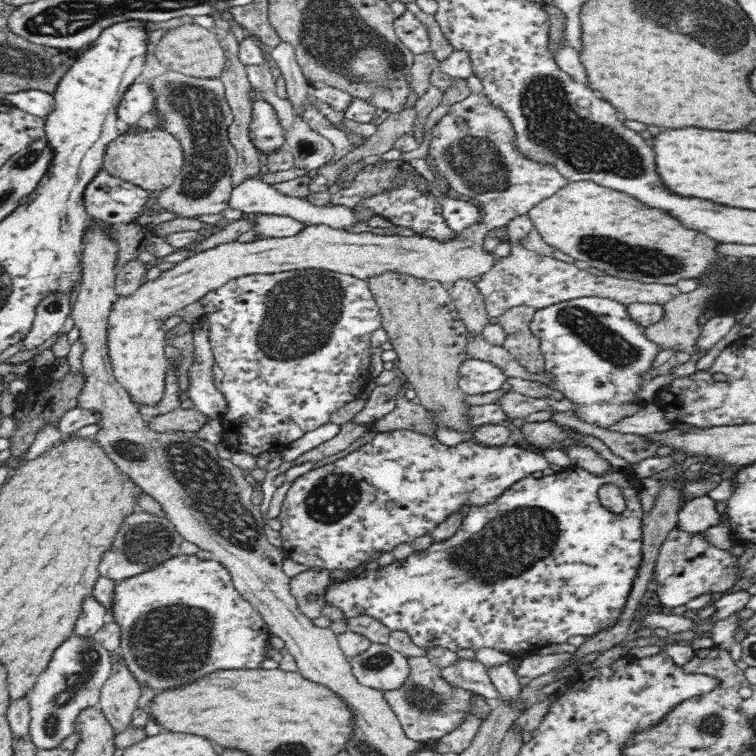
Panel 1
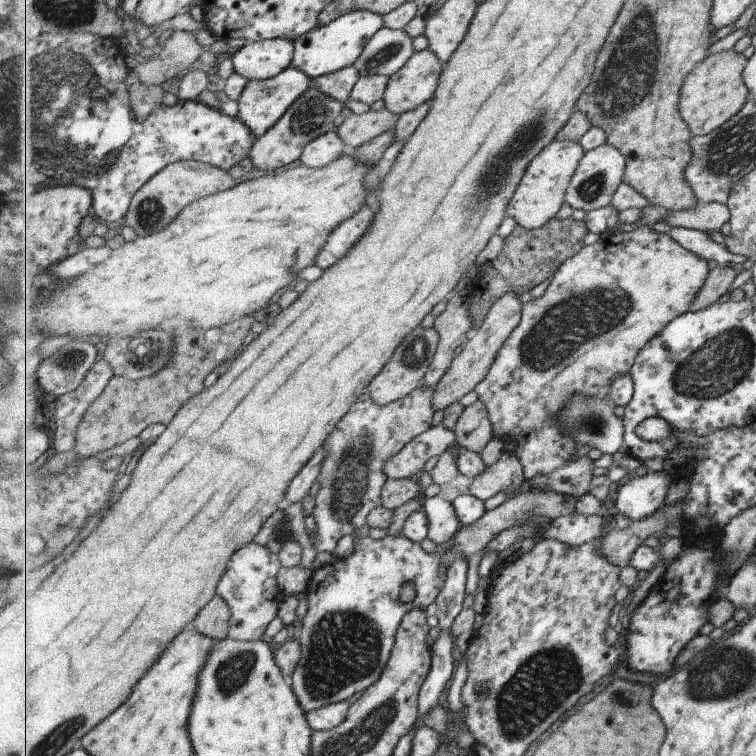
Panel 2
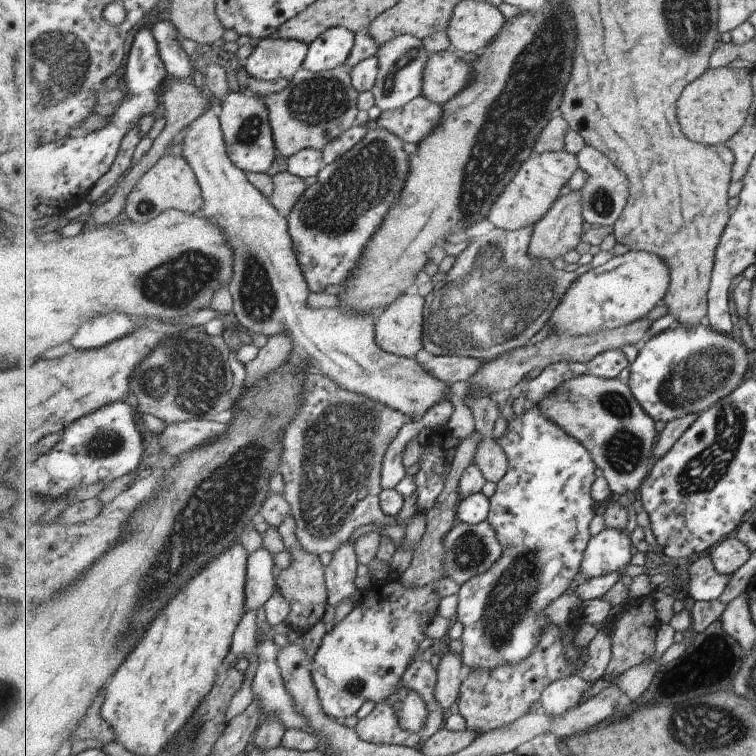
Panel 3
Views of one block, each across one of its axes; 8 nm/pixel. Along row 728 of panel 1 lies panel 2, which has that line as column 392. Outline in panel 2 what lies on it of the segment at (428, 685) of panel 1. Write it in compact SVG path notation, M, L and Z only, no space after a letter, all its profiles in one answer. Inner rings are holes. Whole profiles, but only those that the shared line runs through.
M419 388L409 396L388 404L386 407L377 406L367 391L359 397L351 410L337 423L336 429L330 434L323 446L328 450L328 455L318 478L320 486L315 495L312 512L314 533L310 534L309 531L305 531L314 550L331 552L337 546L337 540L341 540L347 534L355 537L361 535L367 528L370 512L383 504L381 490L384 489L385 483L389 480L384 471L385 463L394 454L405 448L411 440L431 428L431 422L433 422L436 411L432 404L433 391L434 389L425 391L423 388Z

